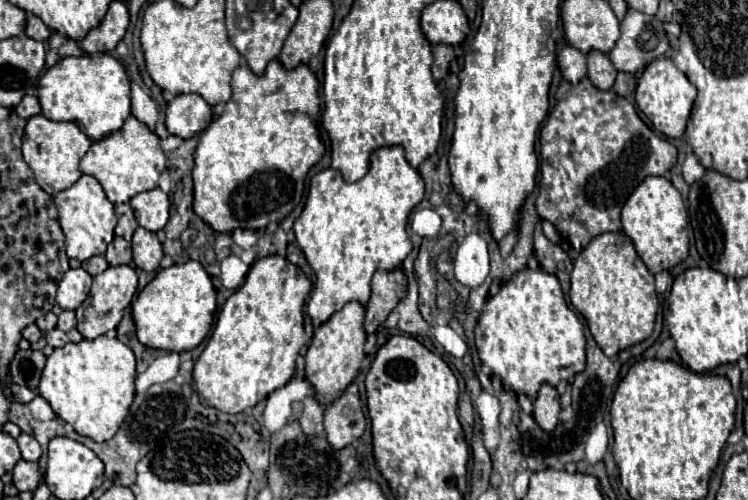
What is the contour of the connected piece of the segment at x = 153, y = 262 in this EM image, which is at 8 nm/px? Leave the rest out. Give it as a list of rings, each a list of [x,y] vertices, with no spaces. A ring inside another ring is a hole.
[[[139,227],[133,235],[133,265],[143,271],[157,271],[161,259],[163,249],[157,235]]]

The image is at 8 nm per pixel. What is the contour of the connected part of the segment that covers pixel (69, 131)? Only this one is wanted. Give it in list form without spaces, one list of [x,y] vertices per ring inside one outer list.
[[[35,115],[25,125],[25,137],[23,137],[23,157],[25,163],[31,167],[37,185],[55,197],[55,193],[71,187],[79,177],[79,161],[91,147],[91,141],[87,135],[77,127],[77,123],[57,123],[49,121],[43,115]]]

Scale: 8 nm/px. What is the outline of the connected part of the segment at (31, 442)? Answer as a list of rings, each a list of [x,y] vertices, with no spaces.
[[[21,433],[17,443],[19,443],[21,455],[23,455],[25,461],[37,461],[41,457],[41,445],[35,441],[35,437],[31,437],[27,433]]]

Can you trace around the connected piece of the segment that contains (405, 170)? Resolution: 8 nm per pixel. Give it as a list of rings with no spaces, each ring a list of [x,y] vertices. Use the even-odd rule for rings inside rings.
[[[381,147],[381,149],[377,149],[377,151],[371,155],[371,167],[369,167],[367,175],[365,175],[363,179],[355,181],[355,183],[345,183],[345,181],[341,179],[339,171],[335,171],[335,169],[331,169],[331,167],[325,169],[325,171],[321,171],[321,173],[317,173],[317,175],[311,179],[309,195],[307,195],[303,213],[301,213],[299,219],[295,221],[295,227],[293,227],[293,229],[295,229],[295,237],[297,237],[299,247],[301,247],[303,255],[305,255],[305,259],[307,259],[309,267],[311,267],[313,273],[315,273],[315,287],[313,287],[313,293],[311,293],[309,303],[307,303],[307,317],[313,321],[313,327],[319,327],[319,325],[327,323],[333,313],[337,313],[339,309],[343,309],[343,305],[347,305],[347,303],[351,303],[351,301],[357,301],[357,303],[361,303],[361,305],[367,305],[369,295],[371,295],[371,287],[369,287],[369,285],[371,285],[373,273],[375,273],[375,271],[395,271],[395,269],[399,269],[399,267],[403,265],[405,257],[411,253],[411,239],[409,239],[409,235],[407,235],[407,217],[409,217],[409,213],[413,211],[413,207],[415,207],[417,203],[421,203],[423,193],[425,193],[423,179],[421,179],[421,175],[417,173],[417,169],[413,169],[413,167],[405,161],[405,153],[403,153],[401,147]]]

